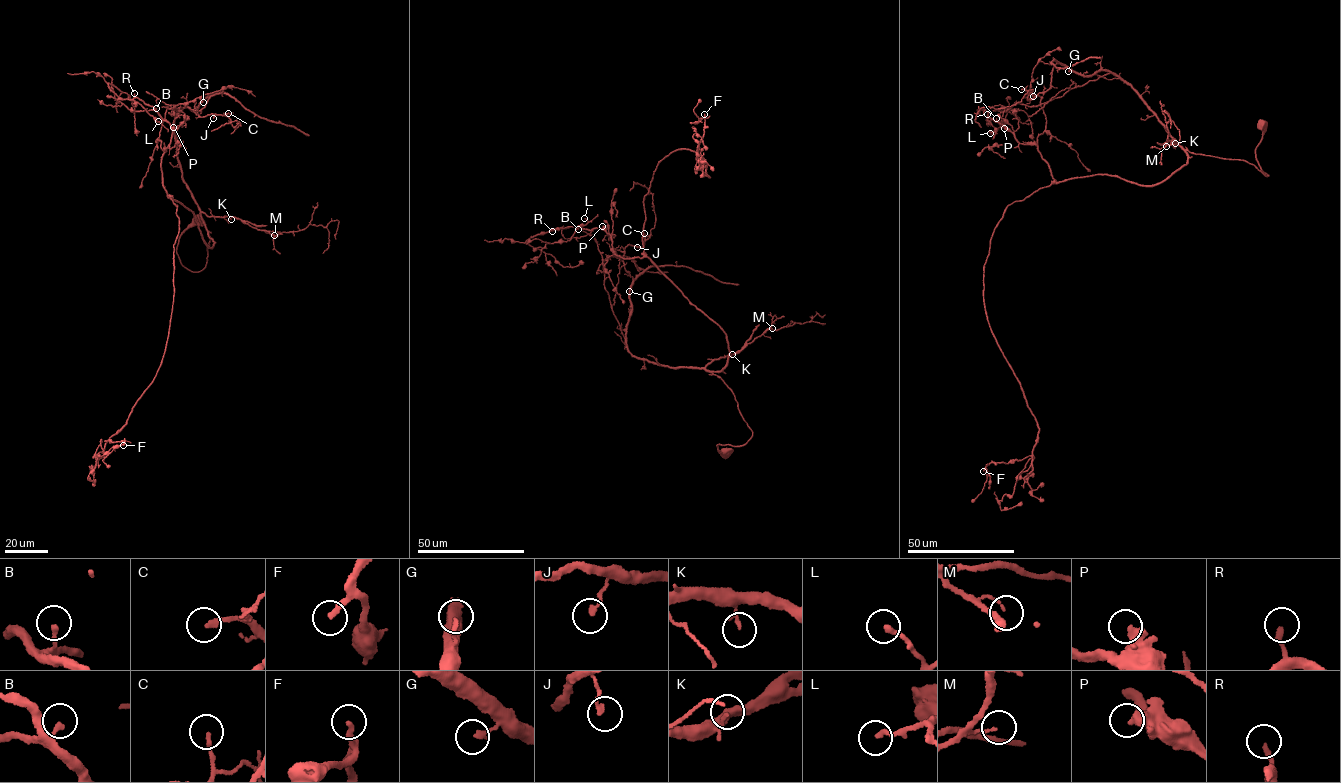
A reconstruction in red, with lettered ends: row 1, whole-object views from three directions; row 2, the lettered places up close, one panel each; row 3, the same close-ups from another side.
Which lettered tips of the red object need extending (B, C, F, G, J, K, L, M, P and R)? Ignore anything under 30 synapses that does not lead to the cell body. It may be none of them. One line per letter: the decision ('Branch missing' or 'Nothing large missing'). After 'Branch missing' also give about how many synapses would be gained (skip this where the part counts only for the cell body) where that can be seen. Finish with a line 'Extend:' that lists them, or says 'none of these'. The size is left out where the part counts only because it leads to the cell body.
B: Nothing large missing
C: Nothing large missing
F: Branch missing. Roughly 45 synapses
G: Nothing large missing
J: Nothing large missing
K: Nothing large missing
L: Nothing large missing
M: Nothing large missing
P: Nothing large missing
R: Nothing large missing
Extend: F

